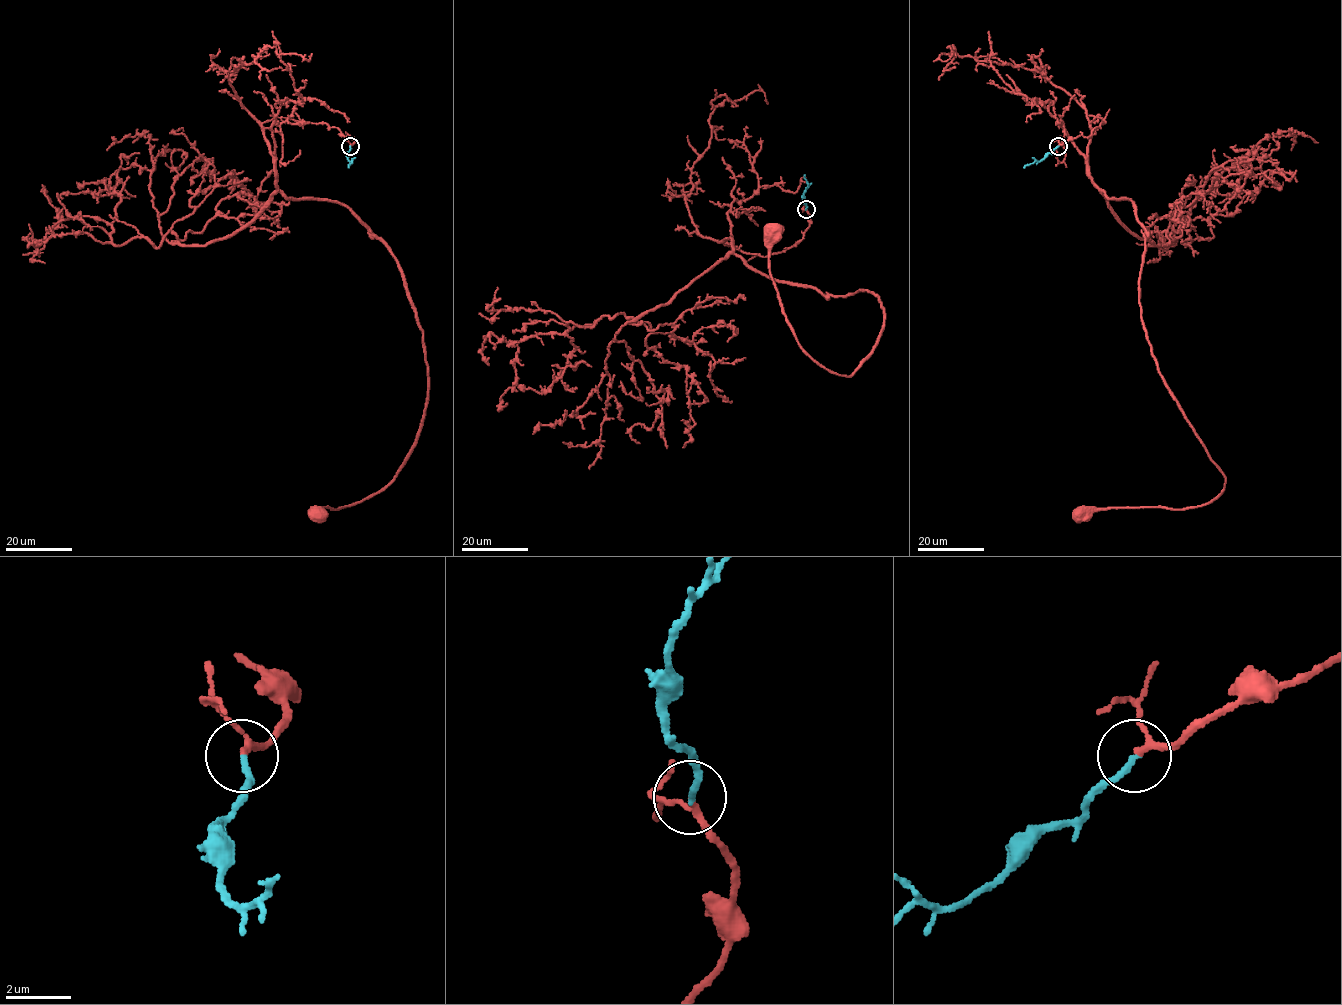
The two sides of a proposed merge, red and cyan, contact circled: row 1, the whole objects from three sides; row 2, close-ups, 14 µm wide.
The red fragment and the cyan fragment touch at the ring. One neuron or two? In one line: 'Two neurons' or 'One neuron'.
One neuron

